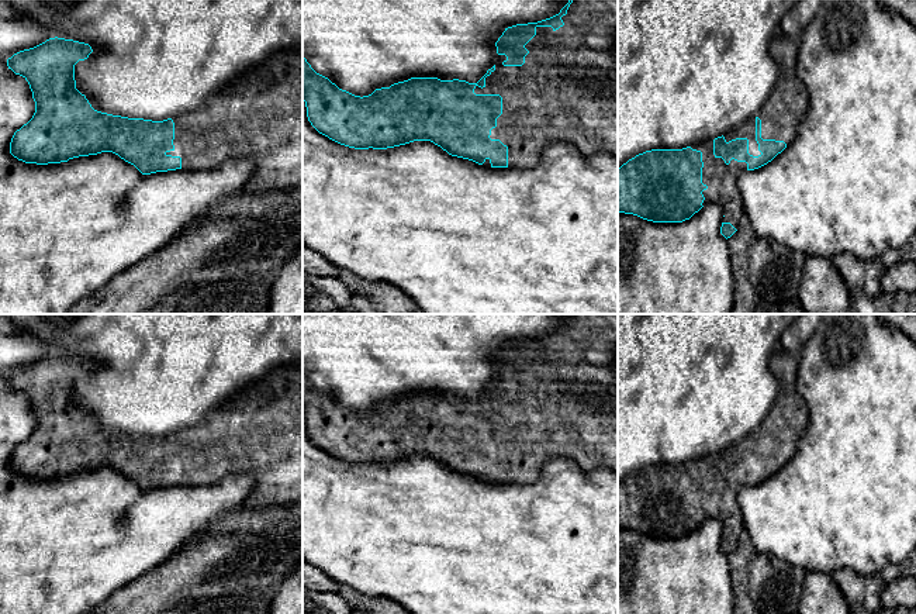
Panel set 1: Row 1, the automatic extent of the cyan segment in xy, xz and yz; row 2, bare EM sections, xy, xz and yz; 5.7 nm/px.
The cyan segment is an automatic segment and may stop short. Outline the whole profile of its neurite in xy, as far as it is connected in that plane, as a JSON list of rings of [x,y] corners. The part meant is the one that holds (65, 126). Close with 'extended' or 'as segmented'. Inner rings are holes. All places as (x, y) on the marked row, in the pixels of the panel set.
[[[55,37],[7,59],[8,69],[28,82],[35,101],[32,118],[11,138],[10,154],[14,158],[25,163],[48,165],[113,152],[142,175],[176,169],[215,169],[228,159],[249,158],[255,169],[239,194],[303,187],[303,49],[281,49],[272,54],[257,66],[236,76],[227,89],[220,90],[197,110],[163,121],[128,118],[94,110],[76,89],[75,80],[75,65],[87,59],[91,52],[89,44]]]; extended

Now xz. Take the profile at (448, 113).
[[[568,0],[560,13],[550,18],[505,28],[495,42],[498,54],[497,63],[488,69],[477,83],[469,83],[459,79],[440,80],[438,77],[411,77],[394,83],[390,87],[376,89],[371,94],[360,97],[339,89],[328,77],[317,73],[303,56],[303,100],[305,101],[308,121],[319,134],[355,149],[387,149],[414,141],[431,141],[452,156],[469,159],[483,166],[511,169],[535,168],[540,162],[543,151],[553,142],[570,142],[583,154],[606,151],[618,158],[618,59],[613,56],[616,45],[618,0]]]; extended

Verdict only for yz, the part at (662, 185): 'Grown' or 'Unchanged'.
Grown

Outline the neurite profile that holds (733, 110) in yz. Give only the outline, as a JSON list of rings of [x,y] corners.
[[[618,0],[618,169],[651,149],[715,139],[757,115],[778,79],[770,42],[799,0]]]

